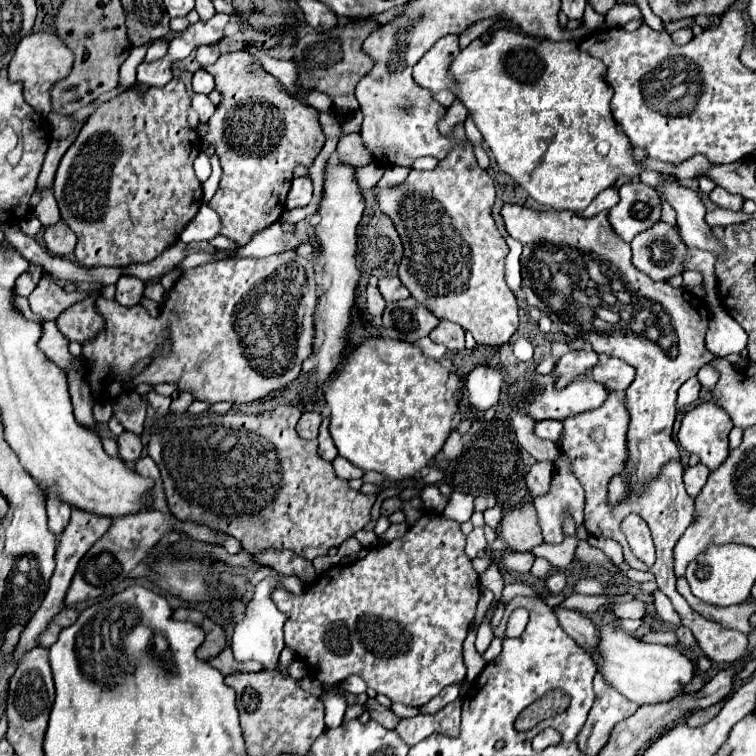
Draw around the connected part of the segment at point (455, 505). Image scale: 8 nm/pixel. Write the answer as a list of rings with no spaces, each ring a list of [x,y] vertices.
[[[453,492],[443,514],[447,518],[457,520],[457,522],[467,522],[471,518],[471,514],[473,514],[473,496],[461,494],[461,492]]]

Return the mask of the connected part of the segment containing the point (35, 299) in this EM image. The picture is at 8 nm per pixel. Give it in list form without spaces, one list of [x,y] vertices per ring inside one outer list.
[[[43,276],[37,288],[29,296],[29,306],[43,320],[55,320],[61,312],[65,312],[65,308],[71,308],[73,304],[81,302],[89,294],[93,294],[93,290],[65,292],[53,278]]]

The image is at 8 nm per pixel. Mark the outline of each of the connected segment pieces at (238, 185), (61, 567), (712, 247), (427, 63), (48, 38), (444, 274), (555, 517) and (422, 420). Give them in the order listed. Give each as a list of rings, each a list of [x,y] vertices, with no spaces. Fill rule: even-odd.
[[[247,52],[221,54],[221,58],[205,70],[215,78],[215,88],[223,94],[221,104],[209,120],[209,134],[203,138],[203,142],[213,144],[223,168],[219,188],[207,204],[221,218],[219,234],[237,242],[239,246],[245,246],[257,232],[277,222],[279,216],[285,212],[285,196],[291,188],[293,168],[297,164],[313,164],[315,156],[321,152],[325,144],[325,134],[319,124],[319,112],[311,106],[301,104],[293,96],[281,92],[279,82],[259,66],[259,60],[255,56]]]
[[[73,508],[71,522],[69,522],[69,526],[65,528],[65,532],[61,534],[61,540],[59,540],[59,544],[57,544],[57,554],[55,554],[57,568],[55,568],[55,572],[53,572],[53,576],[51,576],[49,590],[47,590],[47,594],[45,594],[39,610],[35,612],[35,616],[31,618],[31,622],[25,626],[19,644],[15,646],[15,658],[17,658],[17,660],[21,660],[21,656],[23,656],[29,648],[35,648],[35,646],[37,646],[37,636],[43,632],[43,628],[47,628],[47,624],[51,622],[51,618],[63,608],[63,600],[65,600],[67,588],[69,588],[69,584],[71,584],[71,578],[73,578],[73,574],[75,574],[75,570],[77,570],[79,560],[81,560],[83,554],[109,530],[109,524],[111,524],[111,522],[113,522],[111,518],[93,516],[93,514],[89,514],[89,512],[83,512],[83,510]]]
[[[641,170],[639,180],[653,190],[661,188],[661,196],[677,212],[679,234],[687,246],[709,250],[715,256],[725,252],[721,242],[717,238],[713,238],[713,232],[705,222],[705,206],[691,188],[681,186],[677,180],[673,180],[673,182],[661,180],[661,174],[651,172],[651,170]]]
[[[445,36],[435,42],[435,46],[415,64],[413,68],[413,80],[421,86],[433,92],[435,100],[441,106],[451,106],[455,96],[451,92],[453,80],[449,78],[449,64],[459,54],[459,42],[457,36]]]
[[[37,32],[37,34],[27,34],[19,42],[7,70],[9,70],[9,80],[23,84],[25,102],[33,106],[39,112],[39,116],[45,118],[51,112],[51,96],[49,96],[51,86],[63,76],[67,76],[71,72],[71,66],[73,66],[73,52],[55,34]]]
[[[469,142],[453,144],[449,156],[439,160],[433,170],[413,170],[393,188],[373,190],[379,210],[387,214],[403,242],[403,258],[399,264],[399,280],[415,300],[425,304],[437,318],[459,324],[471,332],[477,344],[505,344],[519,324],[517,300],[505,282],[503,260],[509,252],[507,242],[495,226],[491,206],[495,202],[493,178],[477,164],[473,146]]]
[[[559,454],[555,462],[555,472],[551,480],[551,490],[545,496],[533,500],[535,510],[539,514],[539,526],[543,530],[543,538],[549,544],[563,542],[563,512],[567,510],[575,524],[583,524],[583,506],[585,506],[585,492],[577,478],[573,476],[569,462],[563,454]]]
[[[365,338],[343,358],[341,366],[331,374],[323,388],[325,404],[331,408],[329,430],[339,456],[361,470],[375,470],[393,482],[409,480],[419,474],[429,466],[451,434],[451,420],[457,404],[445,382],[447,368],[439,360],[425,356],[415,344],[391,338]]]

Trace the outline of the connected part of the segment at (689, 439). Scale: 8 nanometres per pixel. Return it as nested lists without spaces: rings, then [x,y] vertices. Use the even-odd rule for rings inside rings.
[[[705,402],[683,416],[677,440],[687,452],[697,454],[701,464],[715,470],[729,456],[731,428],[733,422],[721,408],[715,402]]]

